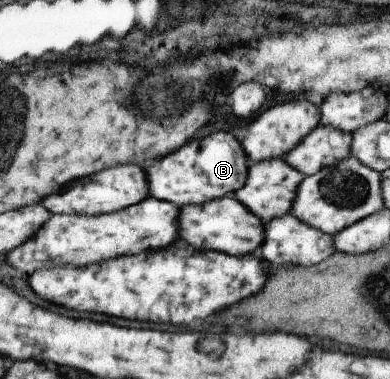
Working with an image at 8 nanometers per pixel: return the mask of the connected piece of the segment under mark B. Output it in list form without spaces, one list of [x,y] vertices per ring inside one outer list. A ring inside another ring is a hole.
[[[217,132],[184,144],[179,150],[168,154],[144,171],[151,197],[182,207],[205,204],[229,194],[233,195],[246,182],[249,168],[247,161],[245,149],[236,136],[229,132]]]

